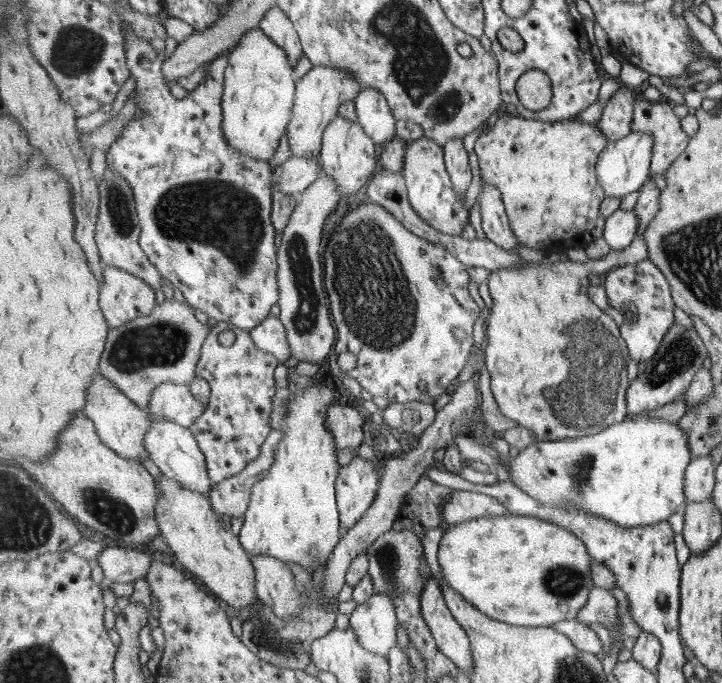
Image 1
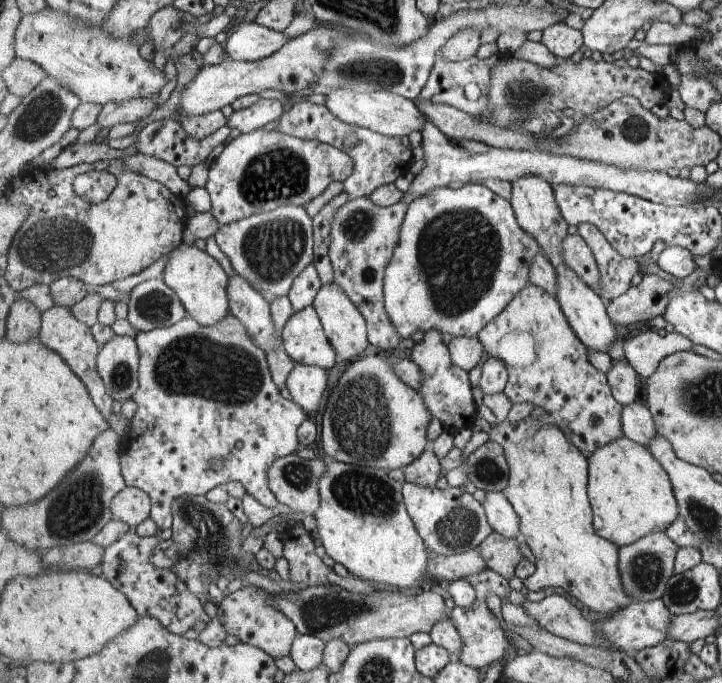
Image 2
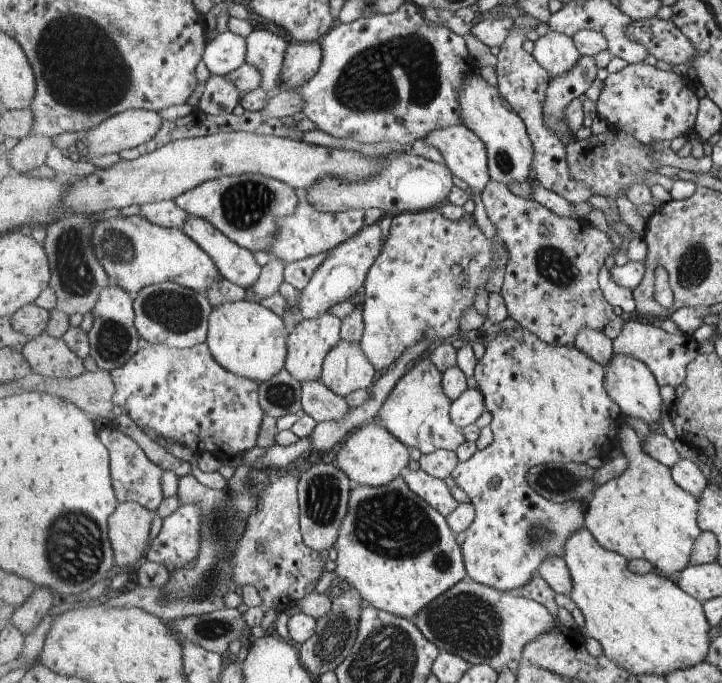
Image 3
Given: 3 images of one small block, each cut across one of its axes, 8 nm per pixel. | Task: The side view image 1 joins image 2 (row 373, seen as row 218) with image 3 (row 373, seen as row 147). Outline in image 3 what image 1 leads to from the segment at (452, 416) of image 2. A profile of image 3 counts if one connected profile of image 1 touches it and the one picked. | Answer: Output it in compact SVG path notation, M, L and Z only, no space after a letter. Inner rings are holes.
M425 356L399 380L377 417L399 441L409 448L418 449L422 455L431 455L440 449L458 452L467 442L464 430L451 419L452 401L443 391L443 378L443 373Z

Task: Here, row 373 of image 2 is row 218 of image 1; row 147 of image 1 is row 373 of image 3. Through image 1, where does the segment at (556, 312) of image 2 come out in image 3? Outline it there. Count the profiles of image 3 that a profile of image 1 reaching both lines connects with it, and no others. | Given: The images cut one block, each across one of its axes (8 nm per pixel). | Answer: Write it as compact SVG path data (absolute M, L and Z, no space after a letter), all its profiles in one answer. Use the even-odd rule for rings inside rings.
M521 326L514 330L505 330L506 334L497 335L495 339L489 342L486 352L479 360L475 369L475 378L478 387L484 395L486 410L492 415L490 424L494 441L483 450L479 450L470 460L461 461L459 467L453 472L452 479L456 485L461 488L470 498L476 509L476 518L465 533L465 539L462 544L462 554L466 564L468 577L476 582L494 587L499 591L513 591L519 593L521 589L528 586L531 580L539 573L543 562L550 557L565 557L566 545L568 541L586 526L586 503L581 501L566 501L565 503L555 503L546 497L540 496L530 485L527 479L529 472L538 465L546 463L585 463L591 458L609 458L609 455L617 446L619 446L619 429L624 423L623 412L619 404L611 399L606 386L606 370L595 360L592 360L581 349L575 345L571 347L562 345L548 344L540 340L533 332L523 329Z

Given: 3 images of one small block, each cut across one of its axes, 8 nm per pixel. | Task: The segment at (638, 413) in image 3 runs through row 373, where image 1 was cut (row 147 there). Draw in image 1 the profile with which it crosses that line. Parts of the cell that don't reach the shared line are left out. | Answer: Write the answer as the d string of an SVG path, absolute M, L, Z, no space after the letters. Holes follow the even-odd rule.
M631 132L617 143L611 143L599 157L597 170L606 196L623 198L627 194L639 191L651 176L651 163L654 156L654 136L646 133Z

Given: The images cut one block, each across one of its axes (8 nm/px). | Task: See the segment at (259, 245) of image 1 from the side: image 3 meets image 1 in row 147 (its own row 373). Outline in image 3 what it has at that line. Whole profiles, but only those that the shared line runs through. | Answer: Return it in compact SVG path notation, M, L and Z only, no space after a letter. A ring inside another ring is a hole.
M206 343L188 350L173 349L165 344L152 344L139 350L125 367L114 370L111 374L117 388L114 404L123 408L125 414L139 428L146 426L154 429L169 444L181 444L195 455L208 451L223 462L233 457L241 457L257 446L257 436L264 415L260 406L259 384L228 372L215 360Z

